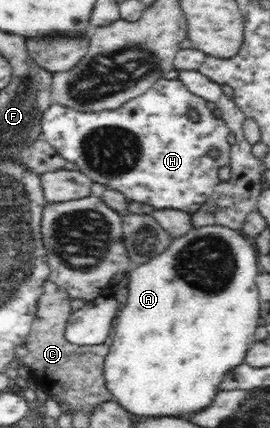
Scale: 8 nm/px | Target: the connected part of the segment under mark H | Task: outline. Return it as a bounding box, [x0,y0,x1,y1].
[41,78,231,215]

